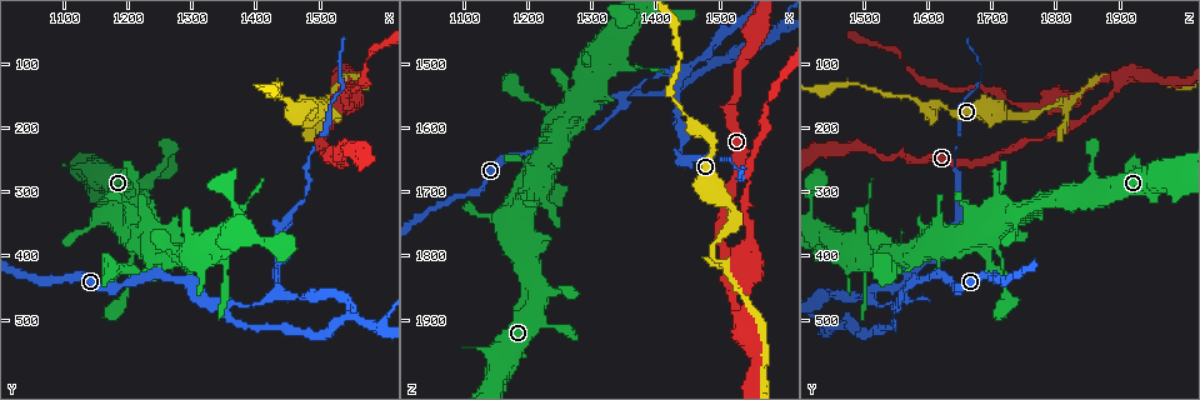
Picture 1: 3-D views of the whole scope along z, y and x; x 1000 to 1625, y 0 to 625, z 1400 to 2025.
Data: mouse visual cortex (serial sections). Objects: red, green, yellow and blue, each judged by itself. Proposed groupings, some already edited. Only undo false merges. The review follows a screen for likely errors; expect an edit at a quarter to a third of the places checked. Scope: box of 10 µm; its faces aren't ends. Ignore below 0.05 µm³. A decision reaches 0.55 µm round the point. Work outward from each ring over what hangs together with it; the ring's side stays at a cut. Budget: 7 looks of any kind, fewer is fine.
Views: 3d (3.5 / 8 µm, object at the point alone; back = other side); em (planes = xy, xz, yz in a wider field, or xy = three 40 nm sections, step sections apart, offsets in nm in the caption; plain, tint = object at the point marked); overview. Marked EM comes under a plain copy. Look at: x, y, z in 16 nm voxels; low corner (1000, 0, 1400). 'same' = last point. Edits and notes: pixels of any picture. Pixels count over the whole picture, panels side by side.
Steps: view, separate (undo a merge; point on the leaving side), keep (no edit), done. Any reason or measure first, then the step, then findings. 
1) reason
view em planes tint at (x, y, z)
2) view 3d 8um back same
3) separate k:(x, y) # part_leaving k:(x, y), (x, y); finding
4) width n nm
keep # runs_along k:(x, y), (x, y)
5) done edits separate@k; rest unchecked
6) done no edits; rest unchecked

thin neck
view 3d 8um back at (1350, 485, 1550)

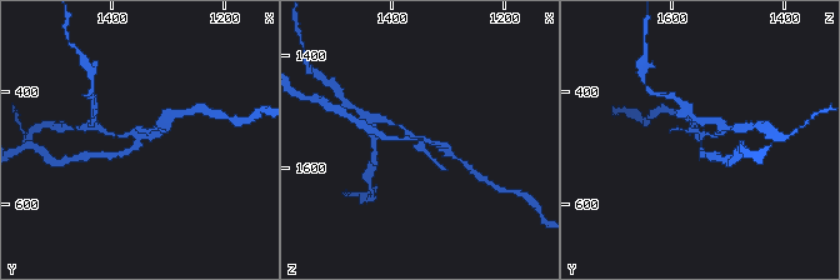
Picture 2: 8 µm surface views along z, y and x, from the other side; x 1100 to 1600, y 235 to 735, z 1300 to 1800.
view 3d 3.5um back same

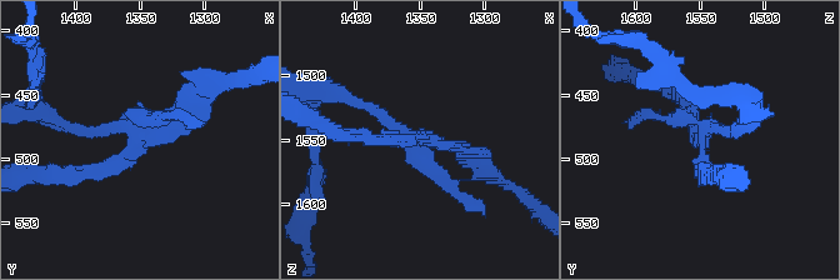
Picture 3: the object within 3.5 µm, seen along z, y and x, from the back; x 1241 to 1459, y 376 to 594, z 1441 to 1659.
need the tissue
view em xy step 2 tint at (1350, 480, 1548)

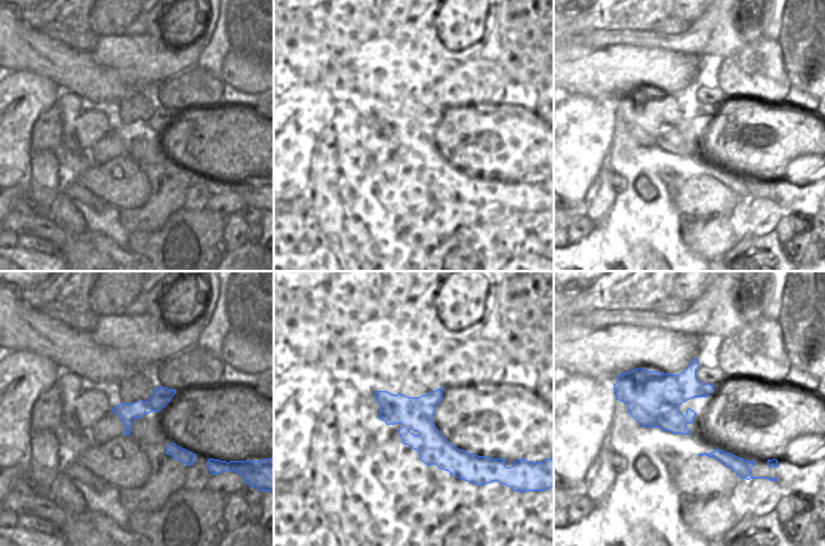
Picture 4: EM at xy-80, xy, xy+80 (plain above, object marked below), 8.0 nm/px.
width 300 nm
keep # runs_along 4:(379, 394), (398, 409), (453, 464); continuous, no second cell

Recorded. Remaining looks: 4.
sharp bend
view 3d 8um at (1265, 390, 1525)

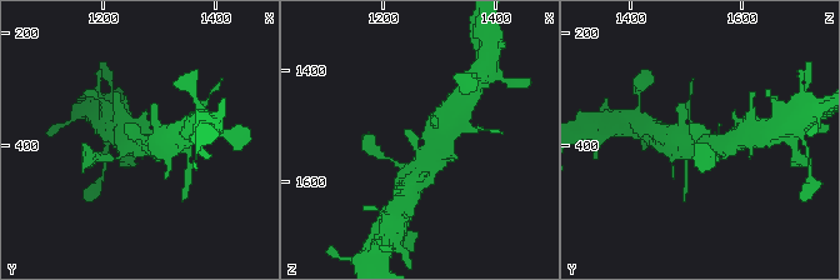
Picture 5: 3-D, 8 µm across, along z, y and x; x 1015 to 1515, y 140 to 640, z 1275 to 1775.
now the EM
view em xy step 2 tint same

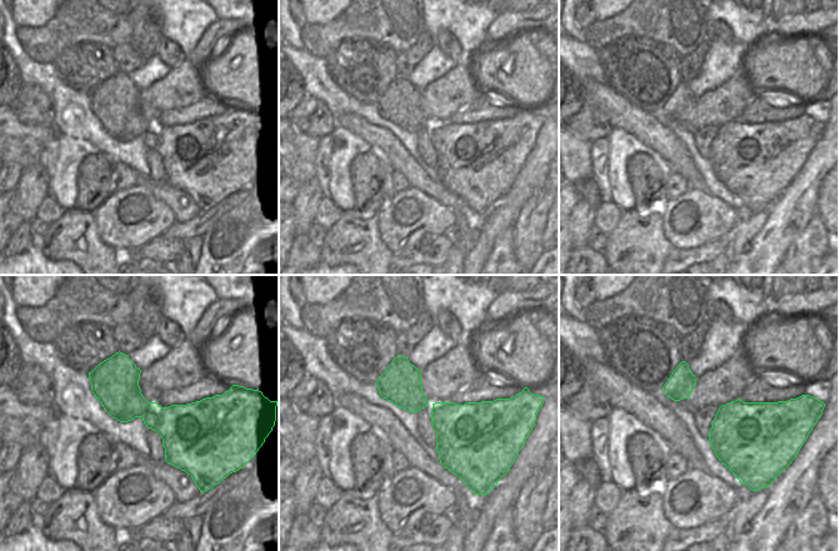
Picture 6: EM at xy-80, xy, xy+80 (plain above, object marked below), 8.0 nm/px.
width 280 nm
keep # runs_along 5:(430, 155), (446, 119), (466, 96); one cell here

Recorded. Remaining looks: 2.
branch point
view 3d 3.5um at (1535, 120, 1900)

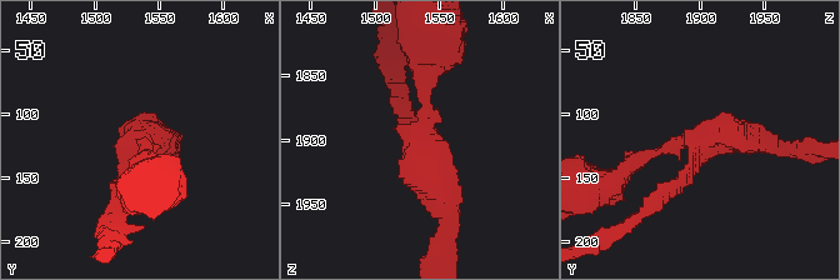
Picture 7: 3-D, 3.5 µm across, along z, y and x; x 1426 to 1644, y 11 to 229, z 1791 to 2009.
arms 3
keep # runs_along 7:(118, 206), (148, 169); all the same cell

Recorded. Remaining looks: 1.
done no edits; rest unchecked

